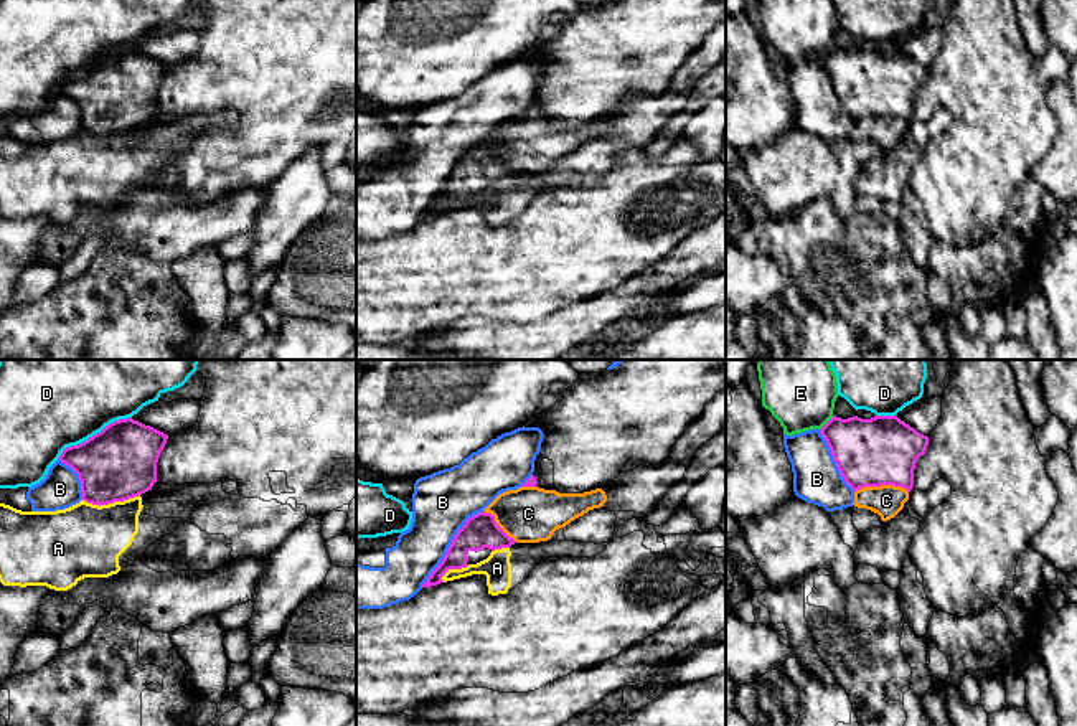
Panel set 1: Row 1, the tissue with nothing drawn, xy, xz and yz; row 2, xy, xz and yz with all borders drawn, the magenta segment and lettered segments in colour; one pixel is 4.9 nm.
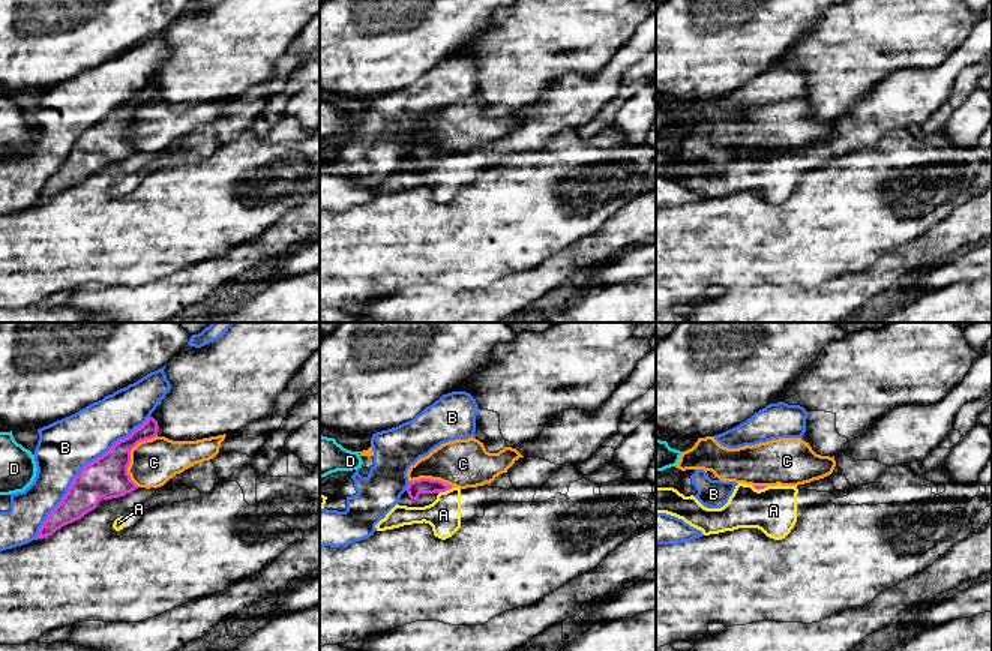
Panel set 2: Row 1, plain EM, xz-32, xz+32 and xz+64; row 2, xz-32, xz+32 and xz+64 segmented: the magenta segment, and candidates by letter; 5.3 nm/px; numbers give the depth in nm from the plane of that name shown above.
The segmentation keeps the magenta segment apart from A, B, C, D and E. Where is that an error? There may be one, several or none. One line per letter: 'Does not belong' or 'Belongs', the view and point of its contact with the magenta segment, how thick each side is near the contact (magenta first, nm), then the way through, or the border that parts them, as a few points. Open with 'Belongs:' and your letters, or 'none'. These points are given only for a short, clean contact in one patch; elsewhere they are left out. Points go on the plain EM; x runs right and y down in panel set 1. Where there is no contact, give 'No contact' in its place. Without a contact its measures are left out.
Belongs: none
A: Does not belong. Touches magenta at xy (111, 132). Thickness 360 nm (magenta) against 360 nm. Boundary: xy (139, 124), (99, 136), (83, 131)
B: Does not belong. Touches magenta at xz (449, 177). Thickness 160 nm (magenta) against 300 nm
C: Does not belong. Touches magenta at yz (881, 114). Thickness 340 nm (magenta) against 160 nm
D: Does not belong. Touches magenta at xy (94, 65). Thickness 360 nm (magenta) against 400 nm
E: Does not belong. Touches magenta at yz (827, 53). Thickness 340 nm (magenta) against 300 nm

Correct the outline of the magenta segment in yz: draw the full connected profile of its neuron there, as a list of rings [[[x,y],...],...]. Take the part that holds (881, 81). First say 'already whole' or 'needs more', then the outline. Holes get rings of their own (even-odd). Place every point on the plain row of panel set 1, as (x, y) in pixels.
already whole | [[[833,46],[821,59],[836,97],[856,122],[864,117],[914,117],[914,99],[925,84],[929,68],[897,46]]]

